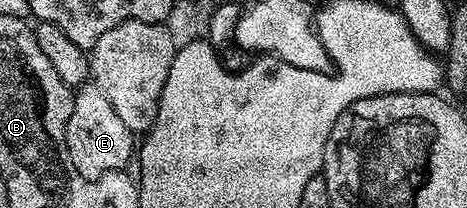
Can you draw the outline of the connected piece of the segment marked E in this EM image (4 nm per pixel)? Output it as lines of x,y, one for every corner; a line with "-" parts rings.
92,80
76,87
71,116
65,129
65,147
71,164
75,172
79,172
79,176
96,180
102,178
104,174
125,170
135,154
133,138
135,138
134,131
129,130
127,124
123,124
123,120
119,120
115,108
111,108
111,100
103,96
101,89

